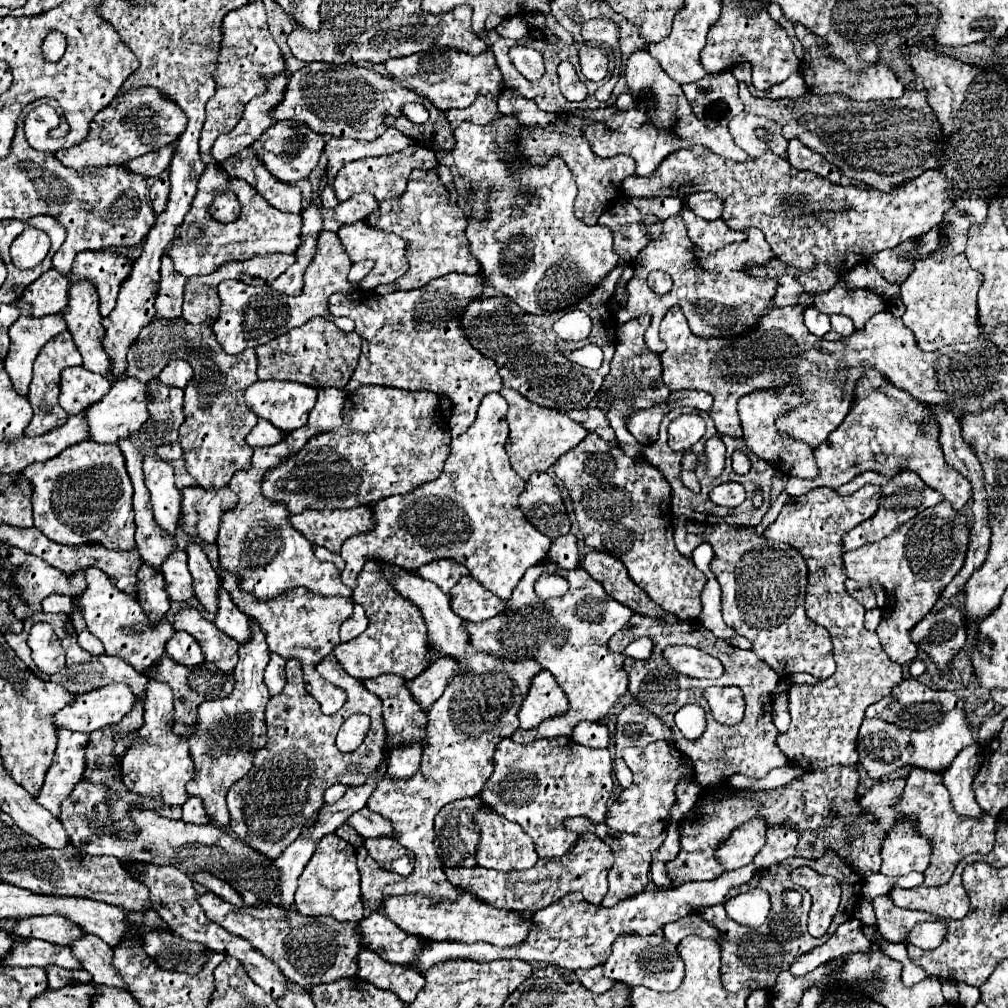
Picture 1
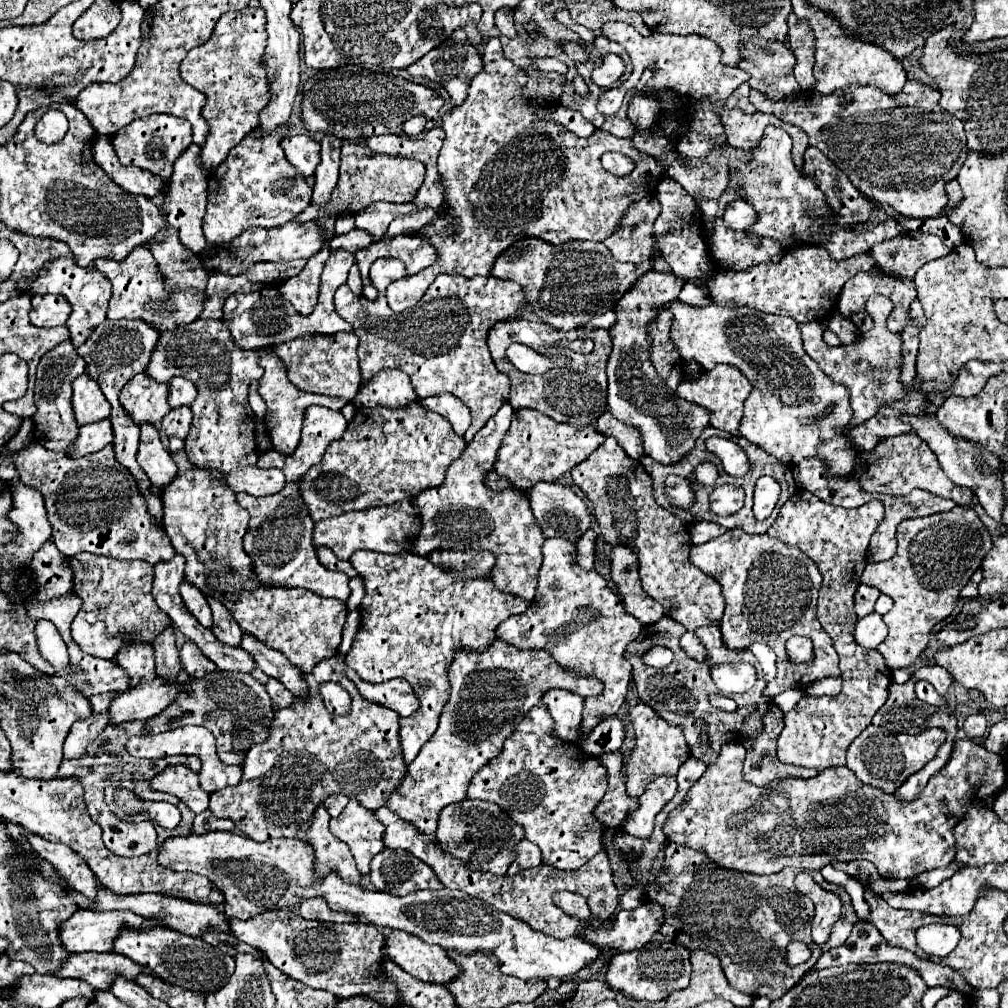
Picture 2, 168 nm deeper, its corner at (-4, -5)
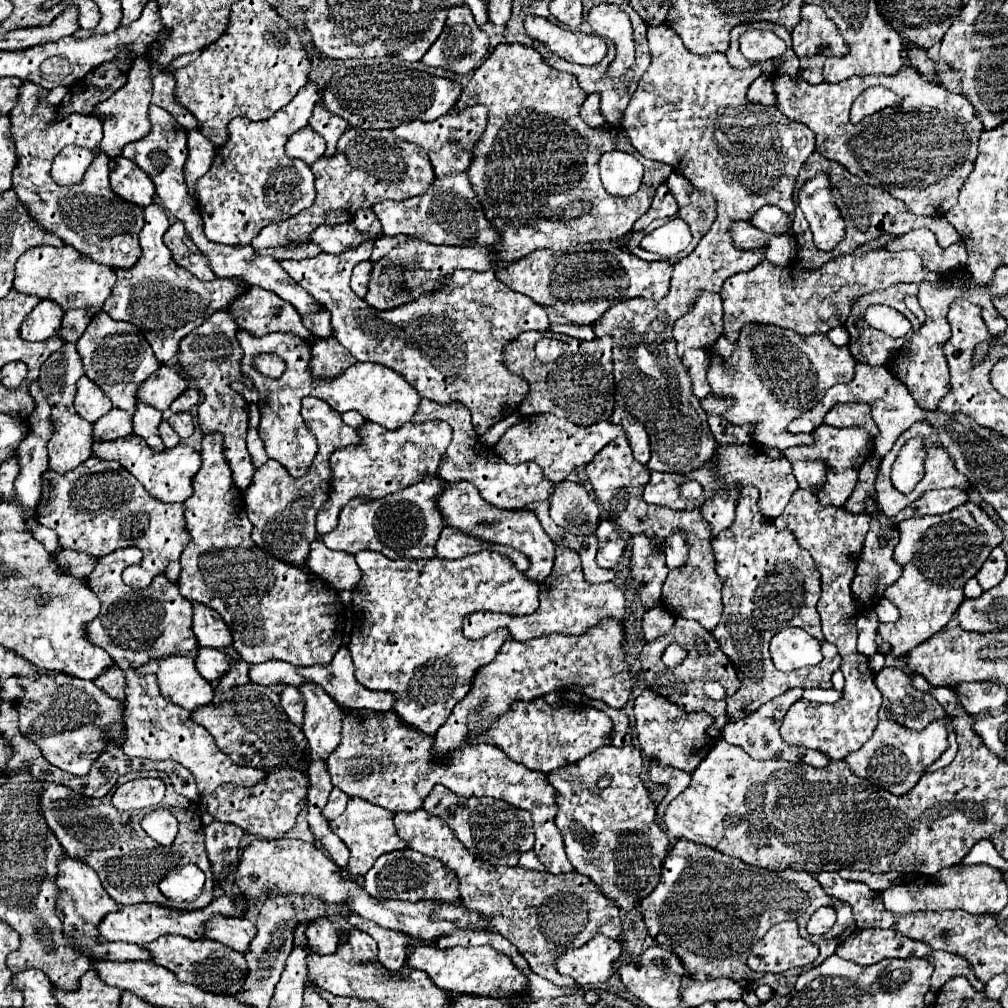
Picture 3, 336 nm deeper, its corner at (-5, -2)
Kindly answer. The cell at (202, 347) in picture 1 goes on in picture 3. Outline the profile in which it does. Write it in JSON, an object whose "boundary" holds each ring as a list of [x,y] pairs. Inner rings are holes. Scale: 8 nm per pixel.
{"boundary":[[[228,310],[216,312],[206,320],[202,326],[198,326],[186,340],[180,344],[180,366],[192,376],[196,386],[200,388],[202,402],[198,406],[198,422],[202,428],[202,434],[220,432],[224,436],[226,444],[226,460],[232,468],[234,482],[240,490],[246,490],[252,484],[254,466],[250,464],[250,454],[246,450],[246,430],[248,430],[248,404],[230,388],[230,380],[244,380],[244,384],[250,384],[240,372],[240,356],[242,348],[238,348],[236,340],[238,326]]]}

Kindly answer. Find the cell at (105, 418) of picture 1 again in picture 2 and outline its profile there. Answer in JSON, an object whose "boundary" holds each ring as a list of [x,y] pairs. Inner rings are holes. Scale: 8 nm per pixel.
{"boundary":[[[139,373],[121,389],[119,401],[127,417],[133,419],[133,423],[157,425],[171,411],[167,395],[169,395],[167,383],[157,383],[149,379],[149,375]]]}

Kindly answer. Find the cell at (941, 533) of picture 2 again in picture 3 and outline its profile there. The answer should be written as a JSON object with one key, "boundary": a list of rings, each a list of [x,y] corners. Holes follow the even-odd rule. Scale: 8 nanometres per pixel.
{"boundary":[[[966,502],[966,504],[954,508],[948,514],[924,516],[924,518],[918,518],[918,520],[902,520],[898,524],[898,530],[900,530],[900,542],[894,550],[894,560],[904,566],[904,572],[886,590],[886,598],[900,608],[902,616],[894,624],[880,624],[878,626],[878,634],[892,644],[890,656],[894,656],[894,658],[900,658],[906,652],[910,652],[912,648],[916,648],[918,644],[926,642],[930,636],[934,636],[934,632],[940,632],[952,620],[954,612],[958,610],[958,604],[964,600],[964,594],[962,594],[964,584],[972,576],[976,576],[976,572],[988,560],[992,548],[1000,546],[1002,540],[1004,540],[1000,526],[996,522],[992,522],[990,516],[974,502]],[[934,532],[960,532],[960,534],[956,534],[956,536],[936,536]]]}

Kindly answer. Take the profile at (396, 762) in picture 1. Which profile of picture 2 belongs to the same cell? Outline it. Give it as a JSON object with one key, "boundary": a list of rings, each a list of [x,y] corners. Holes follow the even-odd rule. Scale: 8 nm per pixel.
{"boundary":[[[355,551],[349,561],[355,567],[355,571],[365,579],[365,597],[359,607],[361,627],[351,651],[345,657],[345,663],[353,667],[363,681],[369,683],[381,683],[395,677],[403,677],[413,685],[413,691],[421,699],[421,709],[415,711],[415,715],[401,719],[399,723],[403,759],[405,763],[411,763],[437,729],[441,707],[449,697],[447,671],[449,663],[453,661],[453,651],[457,647],[481,651],[481,647],[487,647],[491,641],[495,641],[497,625],[515,613],[523,613],[525,607],[529,607],[529,603],[513,595],[501,595],[501,591],[493,587],[493,581],[489,577],[461,579],[437,565],[431,565],[429,559],[421,559],[413,553],[389,555],[377,551]]]}

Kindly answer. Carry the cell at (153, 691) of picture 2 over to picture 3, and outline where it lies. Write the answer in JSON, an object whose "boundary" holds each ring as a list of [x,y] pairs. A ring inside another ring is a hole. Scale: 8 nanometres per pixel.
{"boundary":[[[168,656],[160,660],[158,686],[162,686],[162,698],[182,706],[196,710],[208,704],[214,696],[214,688],[204,676],[198,672],[194,658],[188,656]]]}

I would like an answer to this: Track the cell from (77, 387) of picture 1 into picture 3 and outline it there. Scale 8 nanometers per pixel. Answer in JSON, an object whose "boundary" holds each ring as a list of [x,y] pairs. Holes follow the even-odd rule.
{"boundary":[[[82,376],[78,380],[78,392],[76,392],[74,406],[76,406],[78,414],[92,424],[112,410],[108,396],[86,376]]]}

